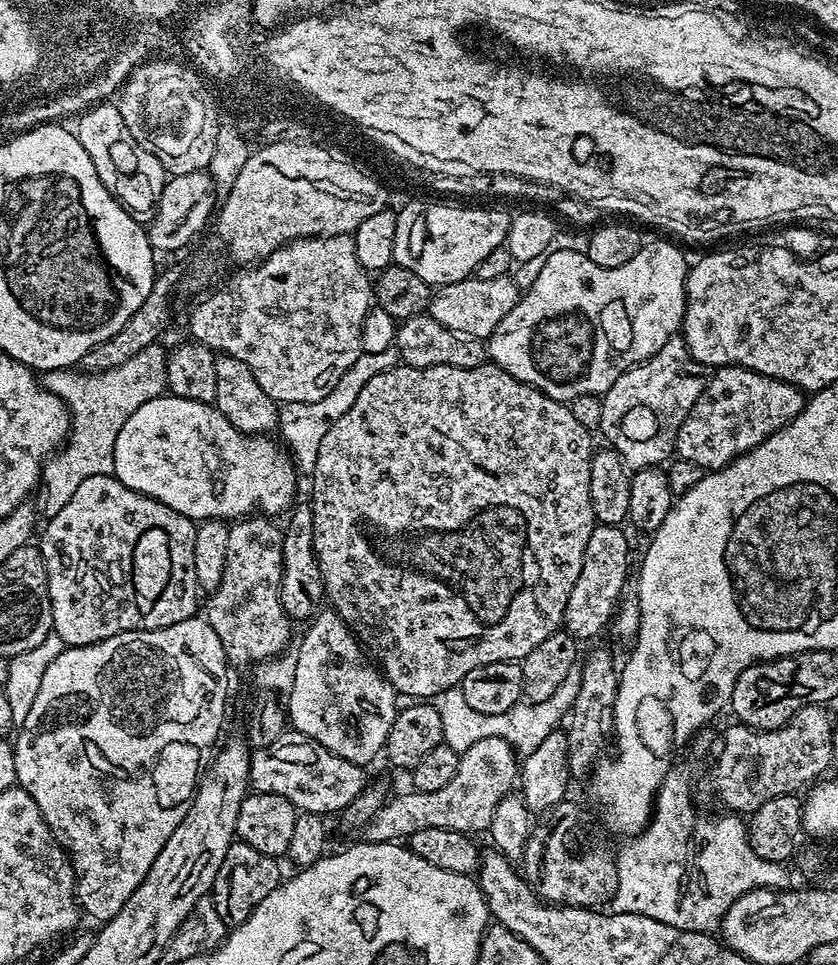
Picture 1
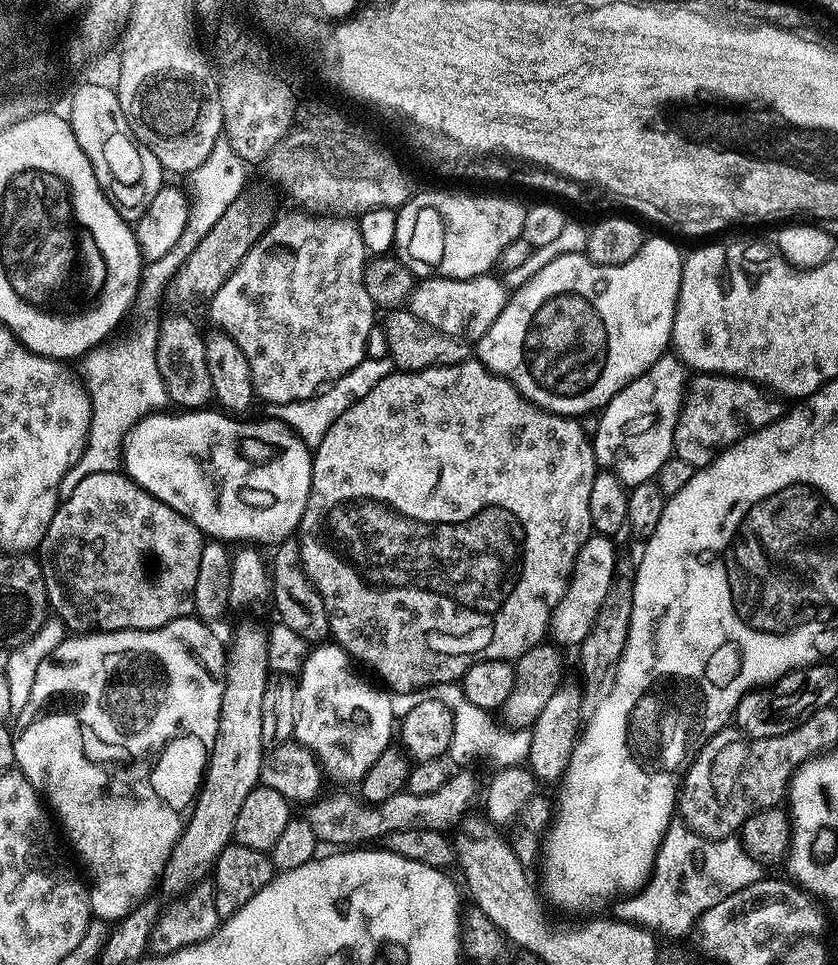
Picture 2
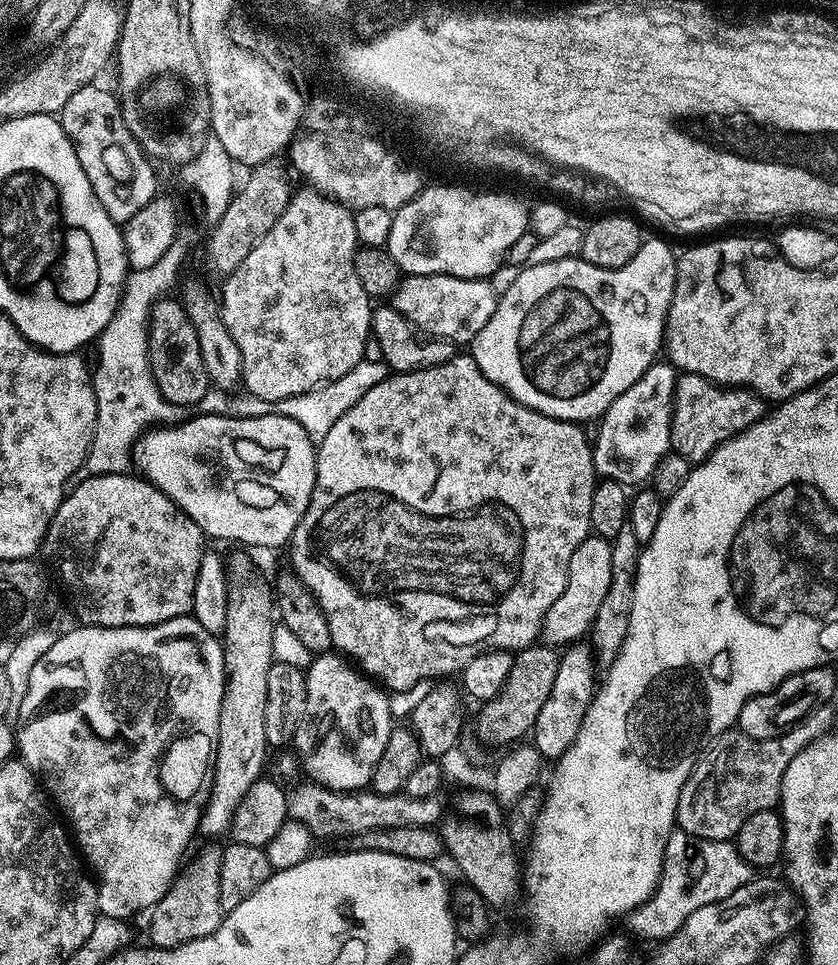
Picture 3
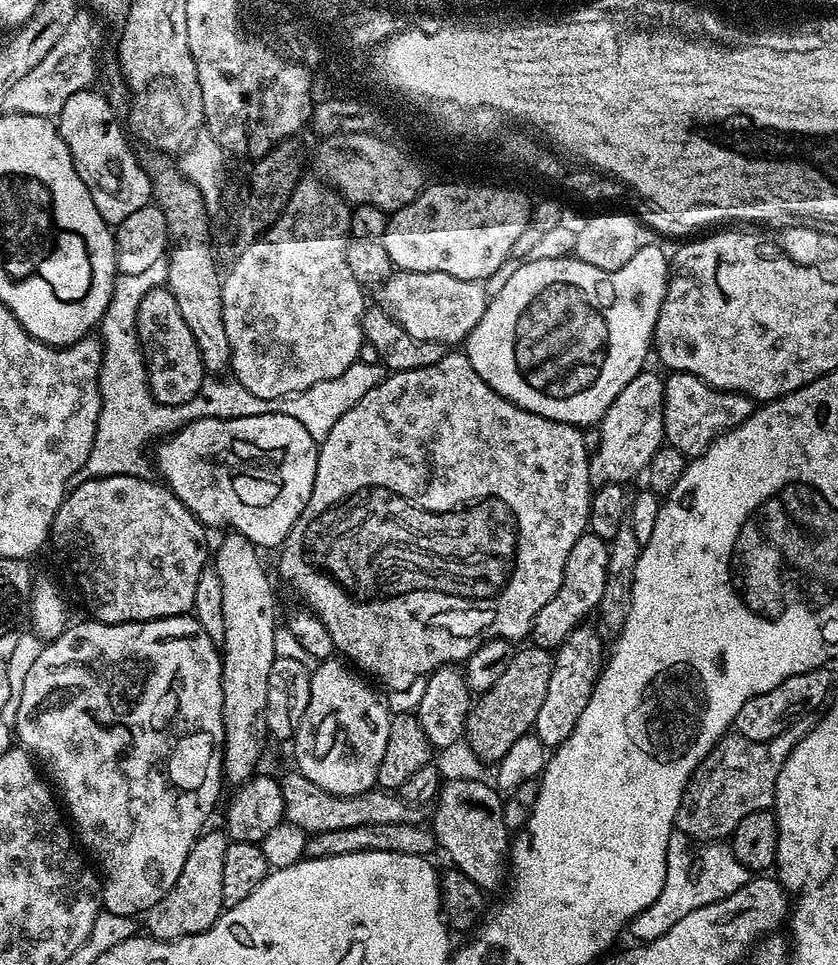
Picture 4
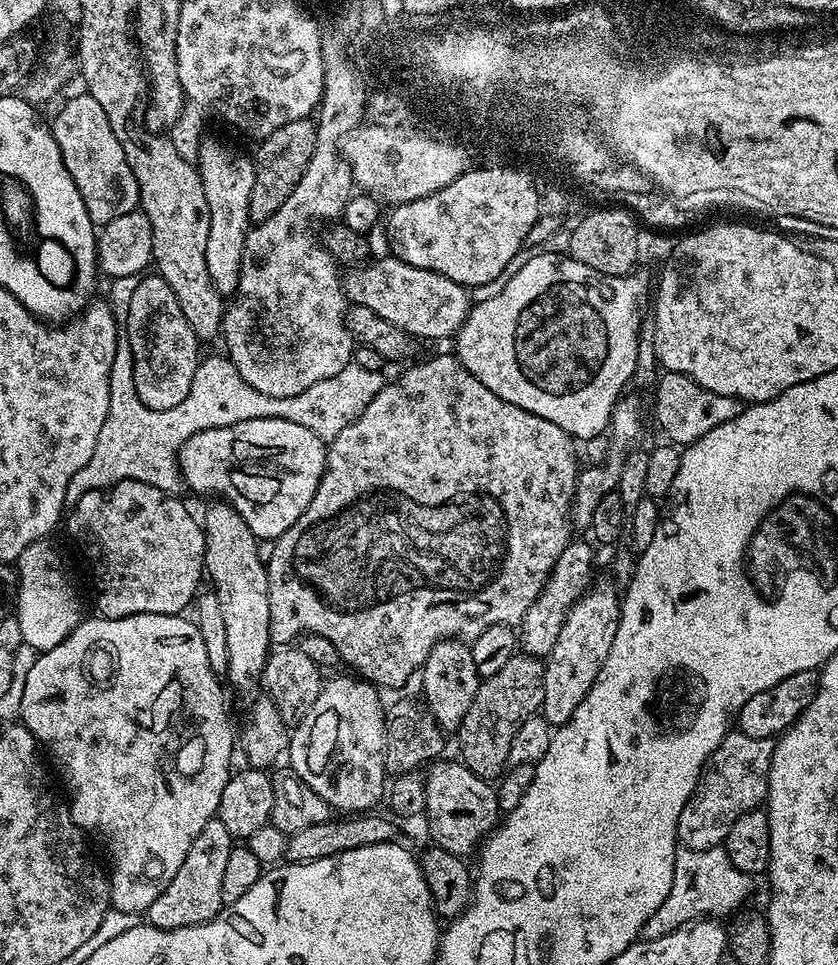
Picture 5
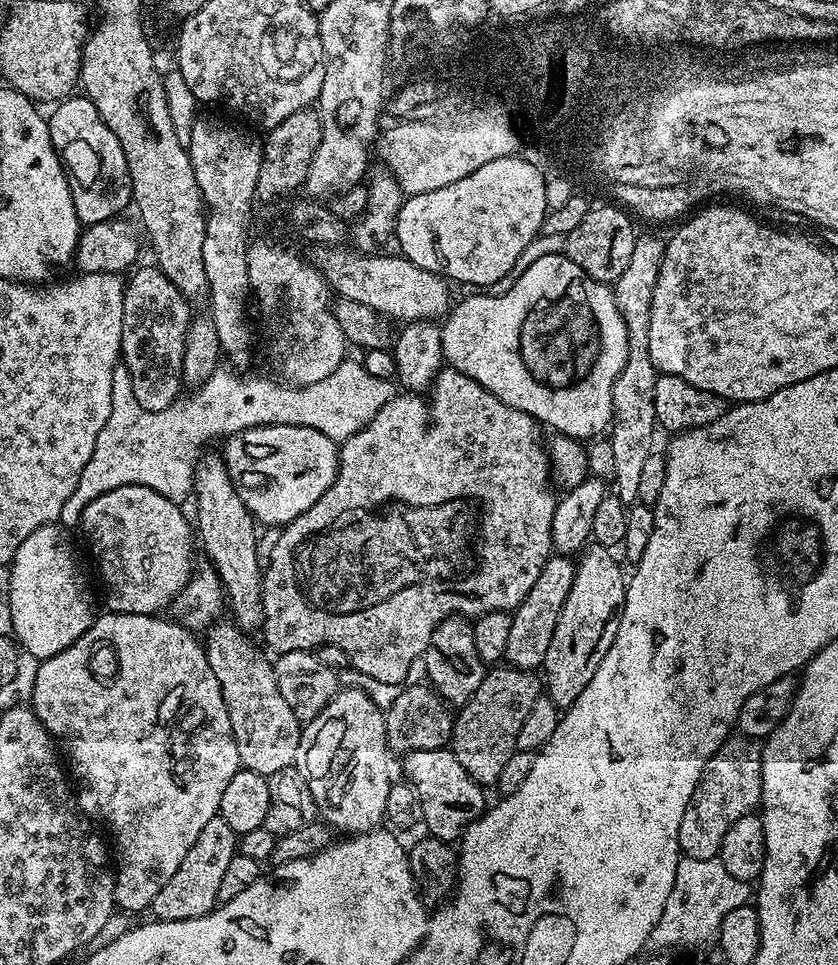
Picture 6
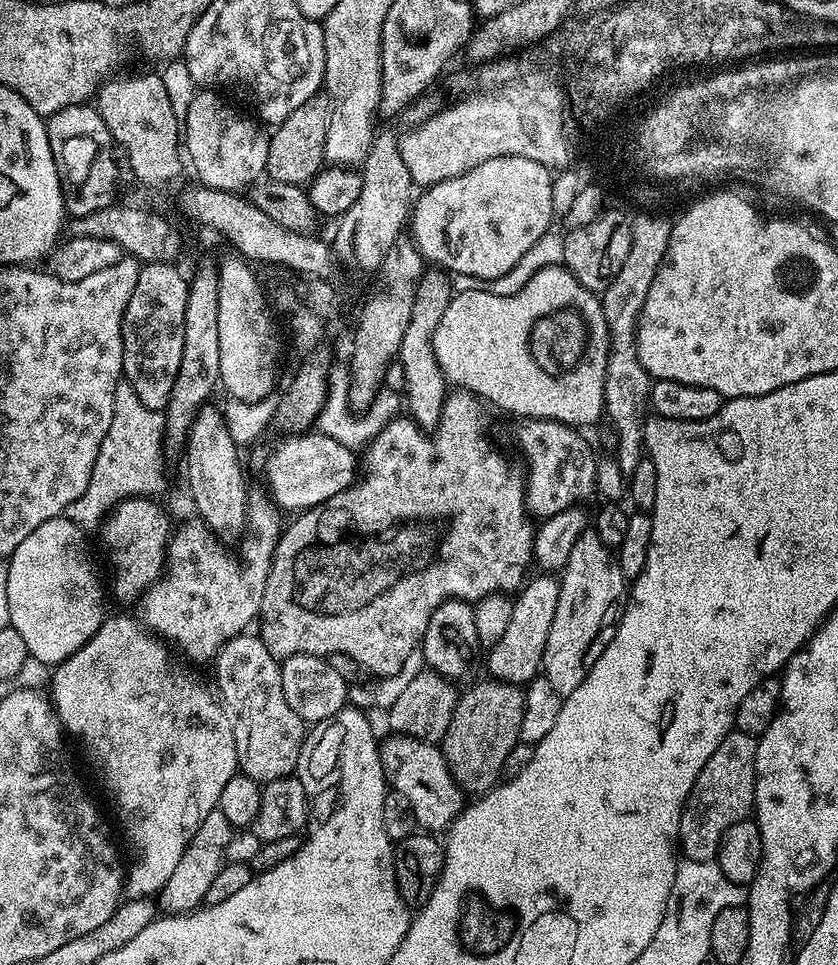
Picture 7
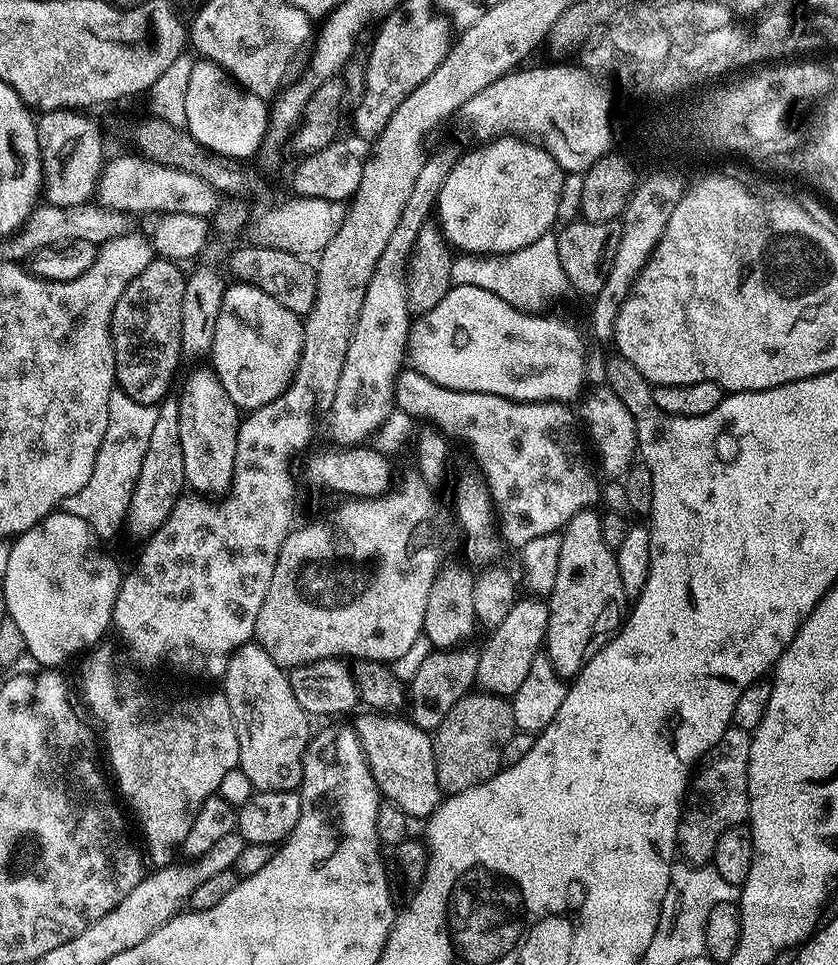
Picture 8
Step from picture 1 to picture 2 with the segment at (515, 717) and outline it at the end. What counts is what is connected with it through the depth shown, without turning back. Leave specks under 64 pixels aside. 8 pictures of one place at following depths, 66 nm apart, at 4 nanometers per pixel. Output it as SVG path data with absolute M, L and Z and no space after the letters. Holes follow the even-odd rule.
M459 683L437 684L434 696L448 707L454 720L454 730L447 750L447 755L453 761L472 760L475 756L493 756L500 766L520 766L527 761L532 741L532 732L527 727L509 726L504 722L495 724L492 721L493 713L489 709L474 706L474 702L464 696L464 689Z

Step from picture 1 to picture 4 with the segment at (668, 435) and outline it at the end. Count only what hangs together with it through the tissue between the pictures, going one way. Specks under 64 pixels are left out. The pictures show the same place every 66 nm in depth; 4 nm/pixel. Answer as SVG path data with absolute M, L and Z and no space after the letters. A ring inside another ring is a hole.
M645 370L640 372L631 380L622 390L622 394L618 394L618 398L614 398L614 402L606 410L604 419L600 421L598 427L601 430L601 441L596 451L591 453L588 461L588 469L590 470L590 482L594 486L605 484L627 485L627 480L632 480L636 475L643 473L648 467L650 458L654 458L654 454L665 443L664 438L664 383L665 377L659 376L656 372Z

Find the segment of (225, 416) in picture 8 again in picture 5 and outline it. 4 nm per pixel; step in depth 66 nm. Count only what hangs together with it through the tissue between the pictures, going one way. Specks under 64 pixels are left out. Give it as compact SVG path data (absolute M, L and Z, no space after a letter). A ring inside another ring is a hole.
M212 502L208 509L202 515L202 527L204 529L204 571L207 579L212 579L211 587L218 598L218 606L222 606L222 622L226 626L226 648L228 650L228 671L226 673L226 680L228 679L234 687L240 692L248 692L255 686L256 682L263 677L264 664L268 660L270 649L273 647L272 639L270 638L270 590L268 589L268 569L266 567L265 557L260 556L260 548L262 548L261 541L257 540L254 533L250 530L250 526L246 526L246 522L242 522L242 518L238 514L238 510L234 510L231 504L223 502Z

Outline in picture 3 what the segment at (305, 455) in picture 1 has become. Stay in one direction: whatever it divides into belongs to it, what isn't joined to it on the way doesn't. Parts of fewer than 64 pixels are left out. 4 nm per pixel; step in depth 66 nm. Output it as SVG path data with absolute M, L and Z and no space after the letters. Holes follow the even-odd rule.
M363 359L357 362L354 370L342 374L342 378L327 381L320 387L314 388L306 394L298 394L294 398L263 400L251 394L240 396L241 394L210 390L200 400L198 408L201 413L214 416L237 416L238 418L281 416L282 418L292 418L294 422L298 422L298 426L302 426L302 430L306 430L306 434L313 444L318 446L322 442L322 438L326 438L330 426L334 426L334 422L338 422L338 418L342 418L342 414L346 414L346 410L350 410L350 406L354 406L354 402L358 402L358 398L363 398L373 386L378 386L378 382L382 382L389 374L390 369L383 360L370 362Z

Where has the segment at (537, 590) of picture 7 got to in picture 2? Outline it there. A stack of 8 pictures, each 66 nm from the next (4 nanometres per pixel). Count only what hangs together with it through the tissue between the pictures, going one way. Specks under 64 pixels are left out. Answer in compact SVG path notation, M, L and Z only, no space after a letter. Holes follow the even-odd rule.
M593 534L578 550L578 558L576 566L572 571L572 578L568 582L568 588L564 592L562 598L558 602L558 606L553 609L552 619L550 621L550 636L557 645L565 646L564 644L573 644L579 646L595 624L595 619L598 618L599 610L602 609L602 602L606 599L607 591L610 590L612 581L618 575L616 568L616 548L613 537Z

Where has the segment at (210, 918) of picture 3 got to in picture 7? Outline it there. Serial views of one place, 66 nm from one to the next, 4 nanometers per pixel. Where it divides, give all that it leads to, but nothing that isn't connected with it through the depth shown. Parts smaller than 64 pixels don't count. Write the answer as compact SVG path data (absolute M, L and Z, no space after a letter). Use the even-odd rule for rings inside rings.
M217 810L202 818L202 826L198 826L198 834L190 838L186 846L186 854L182 854L174 874L170 874L170 882L166 882L166 886L158 893L158 908L161 913L182 916L196 911L204 904L206 890L210 890L210 882L214 882L218 870L226 863L228 847L233 835L234 829L226 814Z

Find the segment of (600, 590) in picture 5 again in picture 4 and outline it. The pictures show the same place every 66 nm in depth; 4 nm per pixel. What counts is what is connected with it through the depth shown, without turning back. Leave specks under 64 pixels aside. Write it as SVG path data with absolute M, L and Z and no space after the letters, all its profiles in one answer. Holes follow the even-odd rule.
M581 626L573 630L555 649L552 657L550 690L546 690L546 698L538 710L534 725L534 735L543 742L545 749L555 750L559 744L566 742L566 738L570 738L570 734L574 734L574 726L578 726L578 718L582 718L586 702L590 702L590 694L605 663L606 644L604 648L599 634L588 627Z

